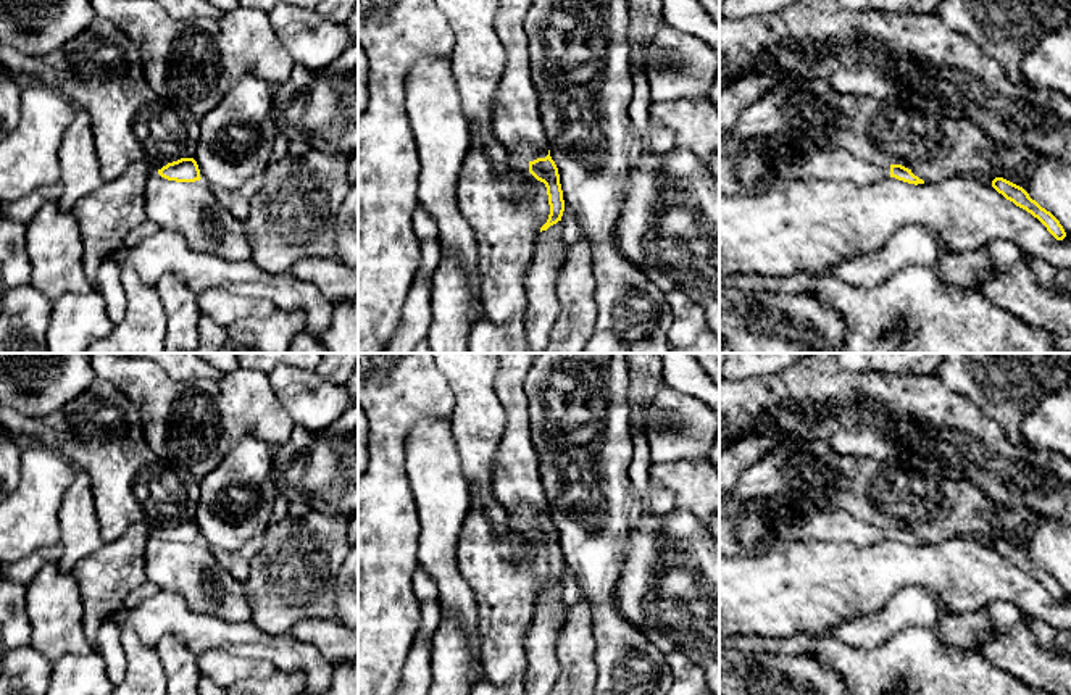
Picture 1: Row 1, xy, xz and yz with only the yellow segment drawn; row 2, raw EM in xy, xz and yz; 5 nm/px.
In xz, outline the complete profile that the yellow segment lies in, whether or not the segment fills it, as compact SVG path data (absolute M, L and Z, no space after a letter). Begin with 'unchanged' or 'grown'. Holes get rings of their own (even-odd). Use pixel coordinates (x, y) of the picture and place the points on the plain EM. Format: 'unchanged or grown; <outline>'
grown; M498 353L494 390L506 411L506 426L492 471L495 498L515 522L527 522L529 534L547 548L550 576L540 589L561 582L563 551L539 474L539 458L531 439L529 398L524 379L537 353Z

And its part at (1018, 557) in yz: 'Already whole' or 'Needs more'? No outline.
Already whole

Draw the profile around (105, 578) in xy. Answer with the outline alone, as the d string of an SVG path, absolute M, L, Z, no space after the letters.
M135 522L115 542L82 558L73 569L84 608L84 635L92 650L97 634L106 618L119 611L131 590L147 581L145 545L150 531L147 524Z

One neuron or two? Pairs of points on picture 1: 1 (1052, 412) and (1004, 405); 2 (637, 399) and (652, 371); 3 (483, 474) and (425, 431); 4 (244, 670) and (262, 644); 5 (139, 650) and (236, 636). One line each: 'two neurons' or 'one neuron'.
1: two neurons
2: one neuron
3: two neurons
4: two neurons
5: two neurons

